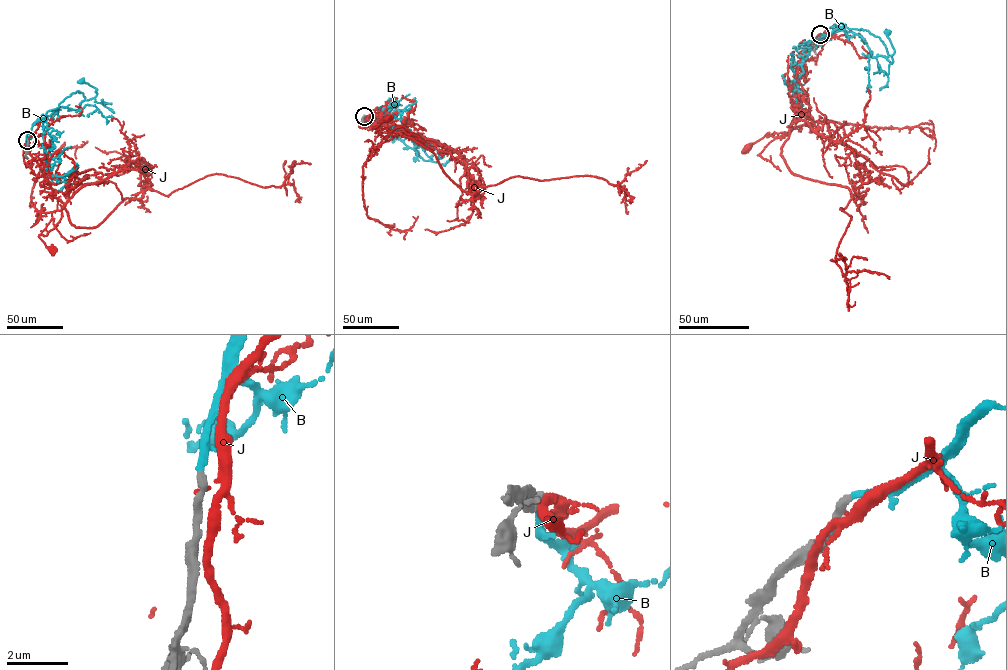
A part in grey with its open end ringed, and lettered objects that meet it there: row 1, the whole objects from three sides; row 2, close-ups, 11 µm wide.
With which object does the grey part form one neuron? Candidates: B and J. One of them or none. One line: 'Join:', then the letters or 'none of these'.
Join: B

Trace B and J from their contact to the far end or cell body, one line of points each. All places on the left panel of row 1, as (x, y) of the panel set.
B: (28, 141), (36, 122), (59, 107), (77, 109), (82, 101), (94, 98), (96, 89), (81, 81)
J: (28, 141), (29, 153), (63, 203), (55, 227), (39, 235), (52, 250)

